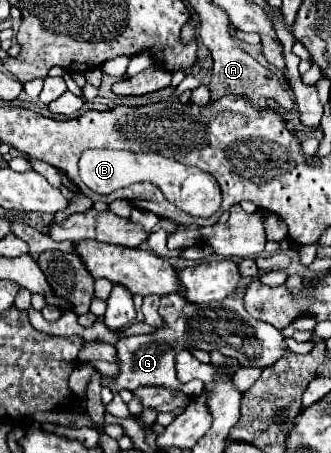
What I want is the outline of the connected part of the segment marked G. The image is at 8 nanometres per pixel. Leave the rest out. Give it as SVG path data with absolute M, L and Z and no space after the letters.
M169 294L161 298L159 314L163 318L163 328L155 328L151 334L139 334L121 338L115 348L119 356L119 376L115 380L105 380L103 384L109 386L113 392L123 388L135 390L141 386L163 386L169 390L181 391L188 396L199 396L204 390L200 380L192 380L181 384L175 375L175 356L181 350L205 350L217 348L225 356L233 356L239 360L241 366L259 366L267 368L279 360L283 348L287 346L283 340L281 330L273 328L267 322L255 320L251 314L245 312L243 300L229 296L219 304L195 304L183 298L183 294Z

